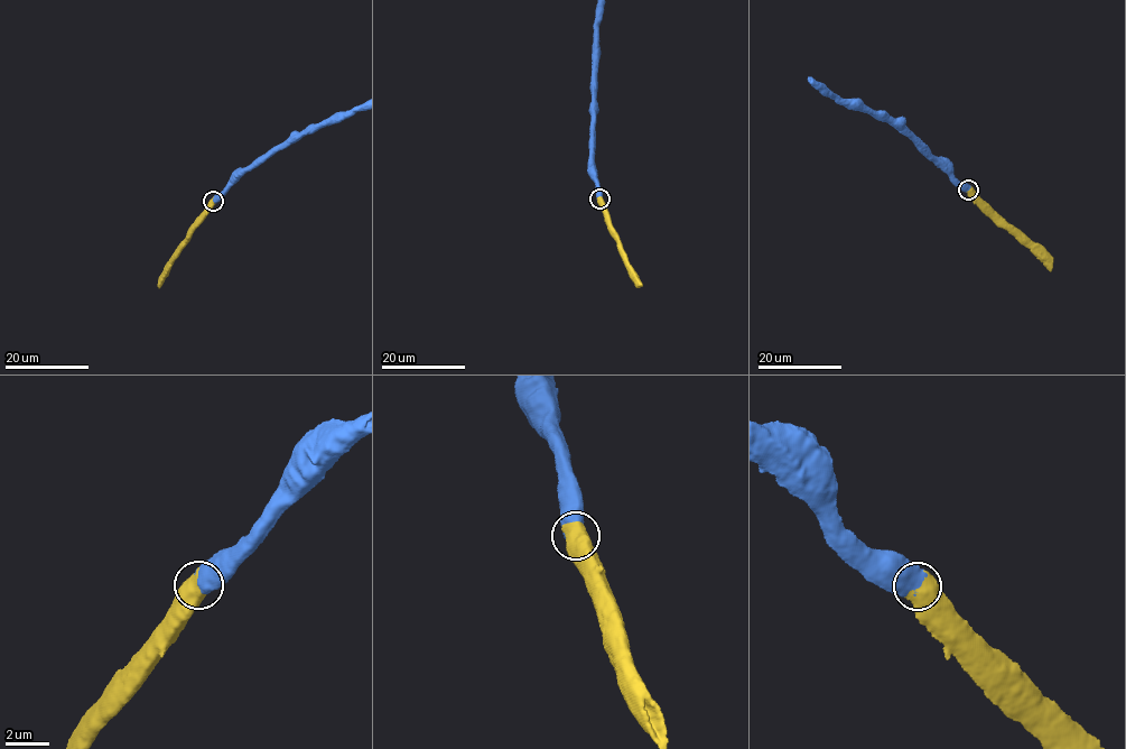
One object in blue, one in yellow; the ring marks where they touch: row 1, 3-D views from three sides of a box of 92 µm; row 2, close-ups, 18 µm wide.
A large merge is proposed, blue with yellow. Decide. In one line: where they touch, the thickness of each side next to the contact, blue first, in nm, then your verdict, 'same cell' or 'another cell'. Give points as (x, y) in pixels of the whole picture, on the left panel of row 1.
at (213, 201); 700 nm thick on the blue side, 850 nm on the other; same cell

